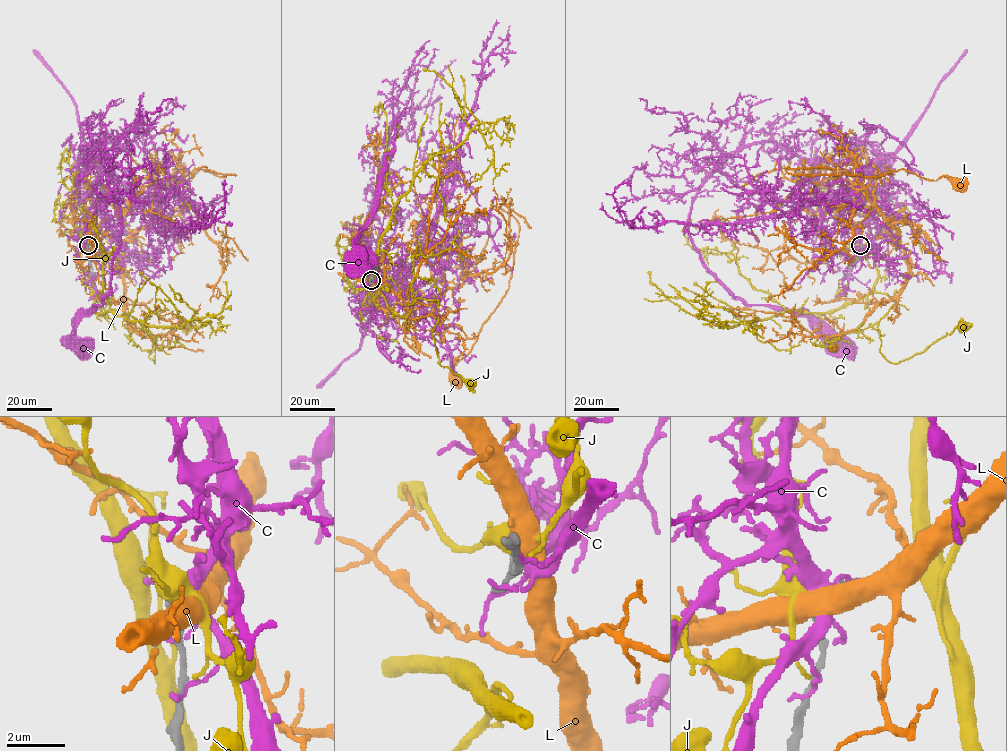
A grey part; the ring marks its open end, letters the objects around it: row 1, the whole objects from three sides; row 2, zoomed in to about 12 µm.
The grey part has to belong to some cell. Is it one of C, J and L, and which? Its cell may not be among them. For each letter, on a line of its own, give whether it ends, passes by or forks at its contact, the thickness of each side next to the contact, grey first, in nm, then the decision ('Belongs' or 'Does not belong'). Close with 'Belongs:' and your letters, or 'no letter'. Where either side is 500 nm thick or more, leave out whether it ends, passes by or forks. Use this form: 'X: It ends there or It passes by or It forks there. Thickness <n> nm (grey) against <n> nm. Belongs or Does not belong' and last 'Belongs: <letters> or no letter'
C: It forks there. Thickness 360 nm (grey) against 320 nm. Does not belong
J: It forks there. Thickness 340 nm (grey) against 360 nm. Does not belong
L: Thickness 360 nm (grey) against 550 nm. Does not belong
Belongs: no letter

